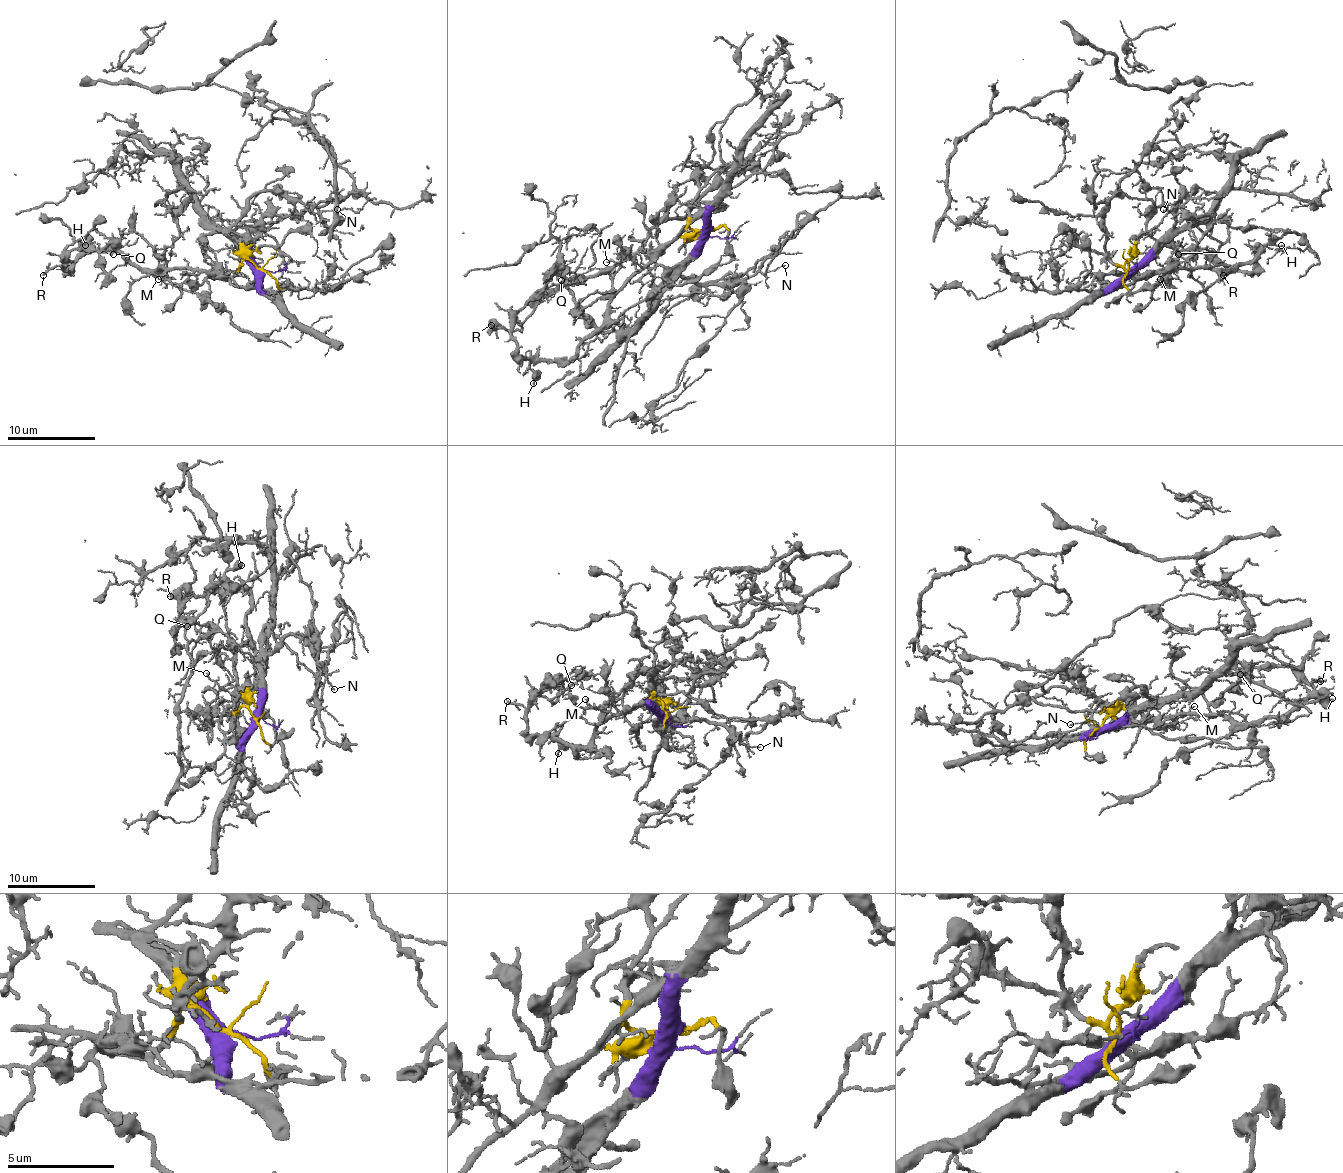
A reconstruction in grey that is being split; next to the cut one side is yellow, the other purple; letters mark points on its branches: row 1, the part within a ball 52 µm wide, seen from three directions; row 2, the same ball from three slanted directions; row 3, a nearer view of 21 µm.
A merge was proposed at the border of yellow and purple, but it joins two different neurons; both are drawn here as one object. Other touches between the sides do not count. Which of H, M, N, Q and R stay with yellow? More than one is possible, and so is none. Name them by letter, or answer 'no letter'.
H, M, Q, R

